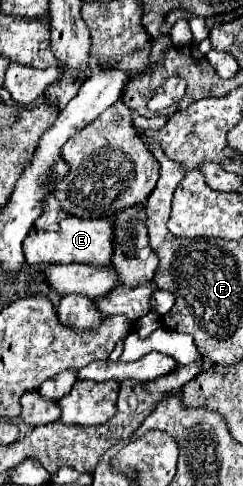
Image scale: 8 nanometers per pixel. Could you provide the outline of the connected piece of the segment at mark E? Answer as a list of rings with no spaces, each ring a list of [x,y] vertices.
[[[68,216],[60,220],[58,232],[38,230],[32,228],[24,240],[24,256],[30,266],[34,264],[94,264],[94,266],[108,266],[112,262],[112,236],[114,236],[114,224],[106,218],[102,220],[82,220]]]

